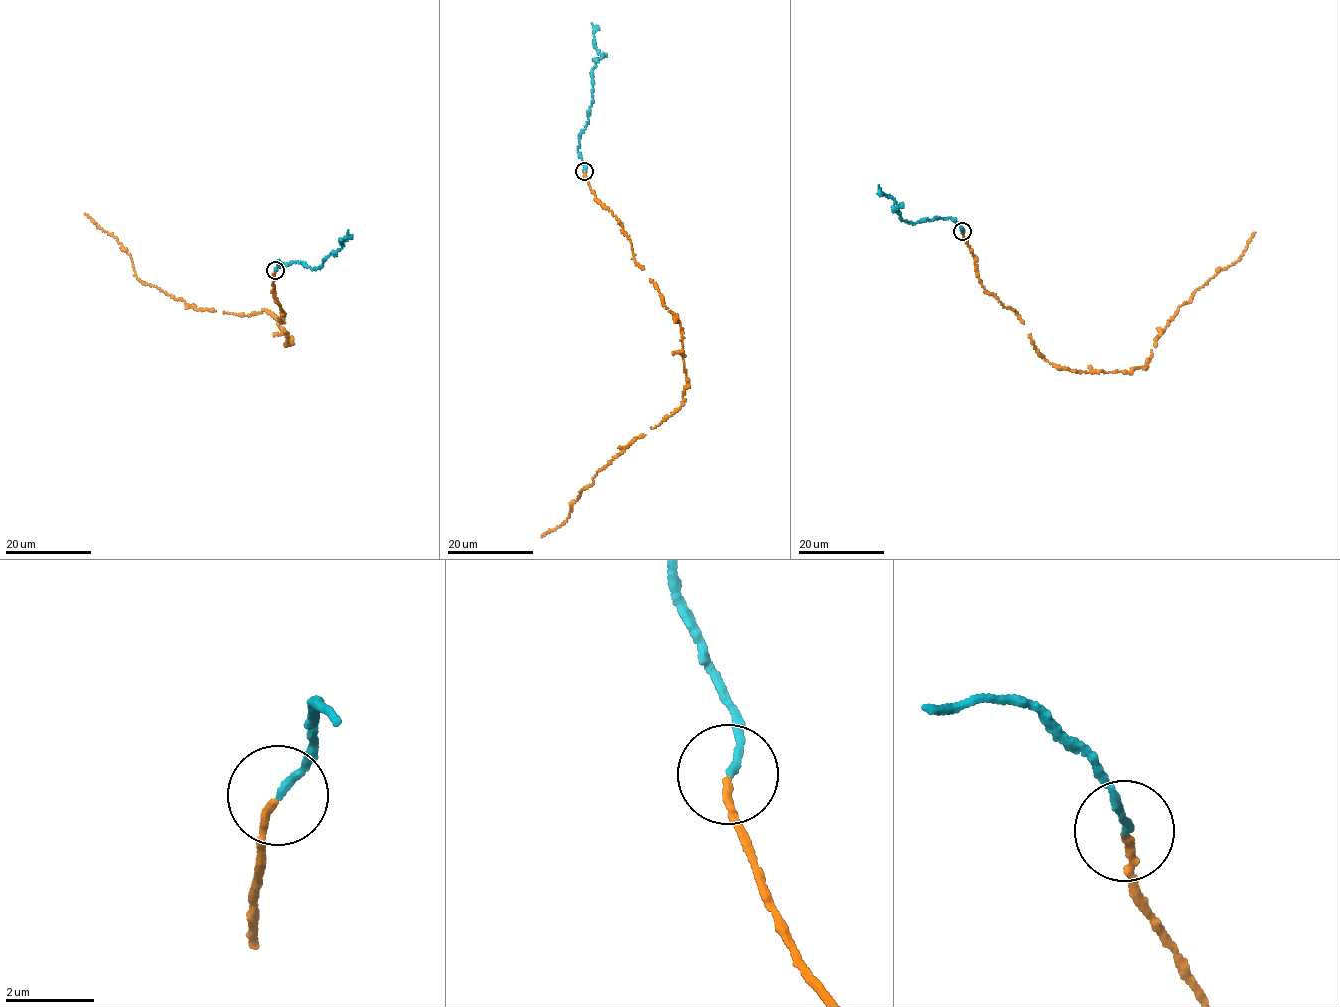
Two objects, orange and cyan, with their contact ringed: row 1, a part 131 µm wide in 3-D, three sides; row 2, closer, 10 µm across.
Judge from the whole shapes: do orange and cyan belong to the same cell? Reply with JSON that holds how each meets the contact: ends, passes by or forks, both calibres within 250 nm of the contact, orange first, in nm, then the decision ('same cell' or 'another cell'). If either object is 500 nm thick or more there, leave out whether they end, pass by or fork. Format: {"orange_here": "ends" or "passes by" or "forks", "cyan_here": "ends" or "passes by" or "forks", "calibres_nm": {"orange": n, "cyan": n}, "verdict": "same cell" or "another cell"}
{"orange_here": "ends", "cyan_here": "ends", "calibres_nm": {"orange": 150, "cyan": 150}, "verdict": "same cell"}

